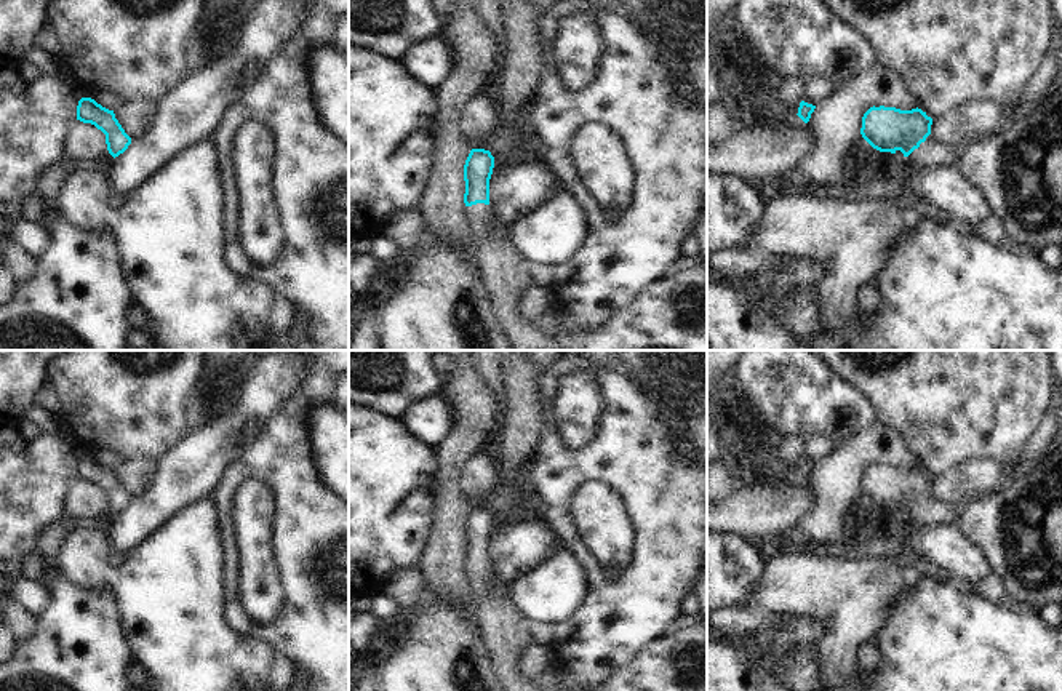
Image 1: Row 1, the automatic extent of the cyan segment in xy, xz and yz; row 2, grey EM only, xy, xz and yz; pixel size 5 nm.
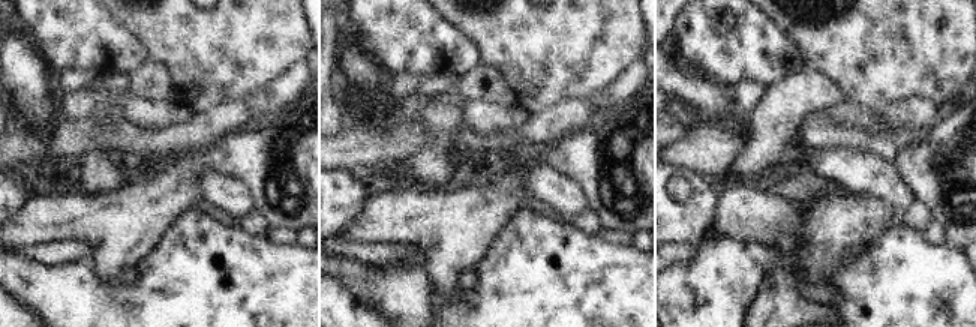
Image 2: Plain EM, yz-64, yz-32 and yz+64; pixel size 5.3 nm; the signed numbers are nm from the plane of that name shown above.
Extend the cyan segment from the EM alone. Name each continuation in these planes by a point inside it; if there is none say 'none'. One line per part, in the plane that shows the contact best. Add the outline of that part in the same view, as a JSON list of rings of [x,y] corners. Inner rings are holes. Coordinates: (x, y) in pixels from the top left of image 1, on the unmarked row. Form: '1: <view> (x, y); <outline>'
1: yz (933, 511); [[[928,494],[907,517],[916,525],[937,526],[952,525],[955,526],[956,517],[961,512],[961,505],[945,502],[932,494]]]

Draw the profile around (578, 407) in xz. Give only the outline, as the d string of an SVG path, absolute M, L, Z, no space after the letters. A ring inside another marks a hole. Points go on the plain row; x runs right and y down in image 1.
M574 350L589 363L581 377L566 377L557 387L555 422L561 441L569 449L587 446L595 433L603 411L603 398L593 379L605 366L617 366L614 350Z

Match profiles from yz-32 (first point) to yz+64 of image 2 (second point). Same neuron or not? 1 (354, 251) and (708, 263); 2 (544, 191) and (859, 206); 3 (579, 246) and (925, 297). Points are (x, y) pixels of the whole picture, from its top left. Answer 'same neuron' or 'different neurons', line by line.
1: different neurons
2: different neurons
3: same neuron

